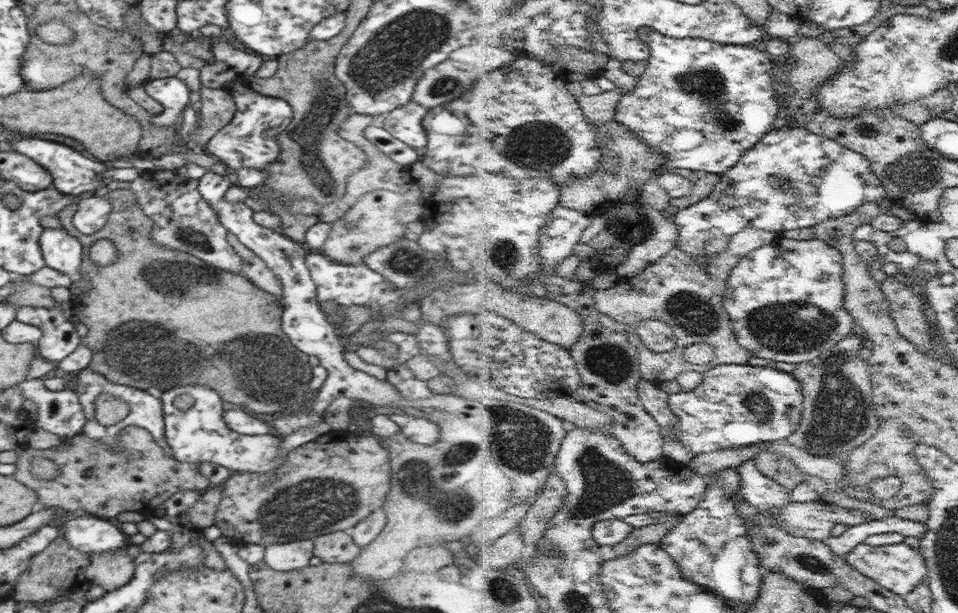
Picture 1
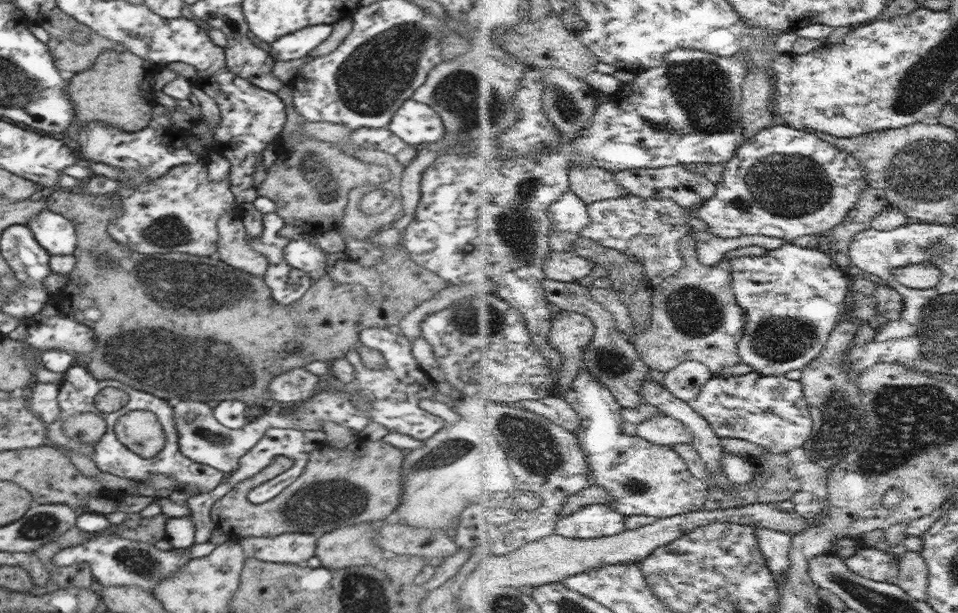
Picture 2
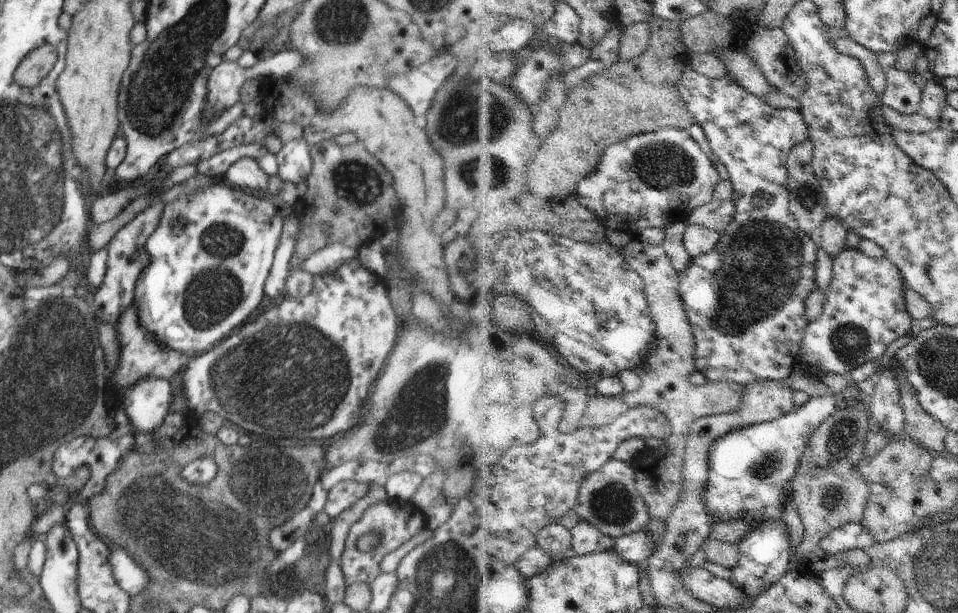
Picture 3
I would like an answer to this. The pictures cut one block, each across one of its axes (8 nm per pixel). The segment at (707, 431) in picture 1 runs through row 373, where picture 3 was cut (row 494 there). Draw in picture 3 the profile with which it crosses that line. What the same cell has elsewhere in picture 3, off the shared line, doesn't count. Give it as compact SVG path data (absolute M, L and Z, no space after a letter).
M836 395L812 398L810 404L798 408L792 414L780 420L766 421L751 427L744 427L726 434L713 444L710 452L710 479L703 498L708 514L716 521L727 522L744 518L751 531L764 524L766 520L782 520L784 506L788 501L795 500L795 480L802 466L802 458L808 454L810 442L818 428L828 422L836 411Z

